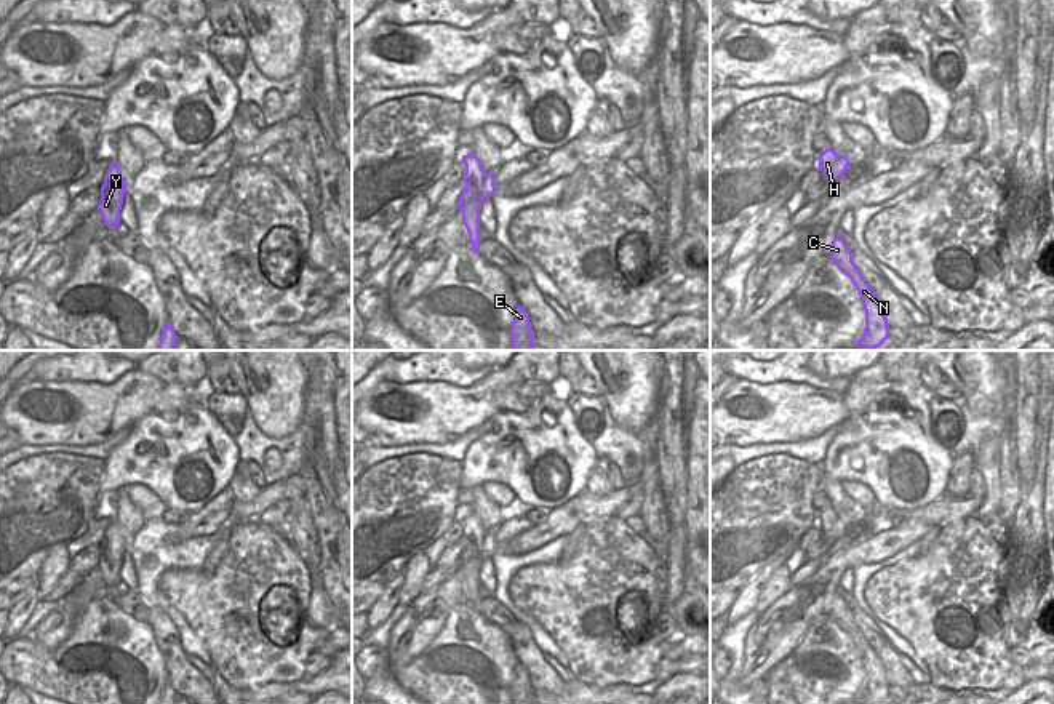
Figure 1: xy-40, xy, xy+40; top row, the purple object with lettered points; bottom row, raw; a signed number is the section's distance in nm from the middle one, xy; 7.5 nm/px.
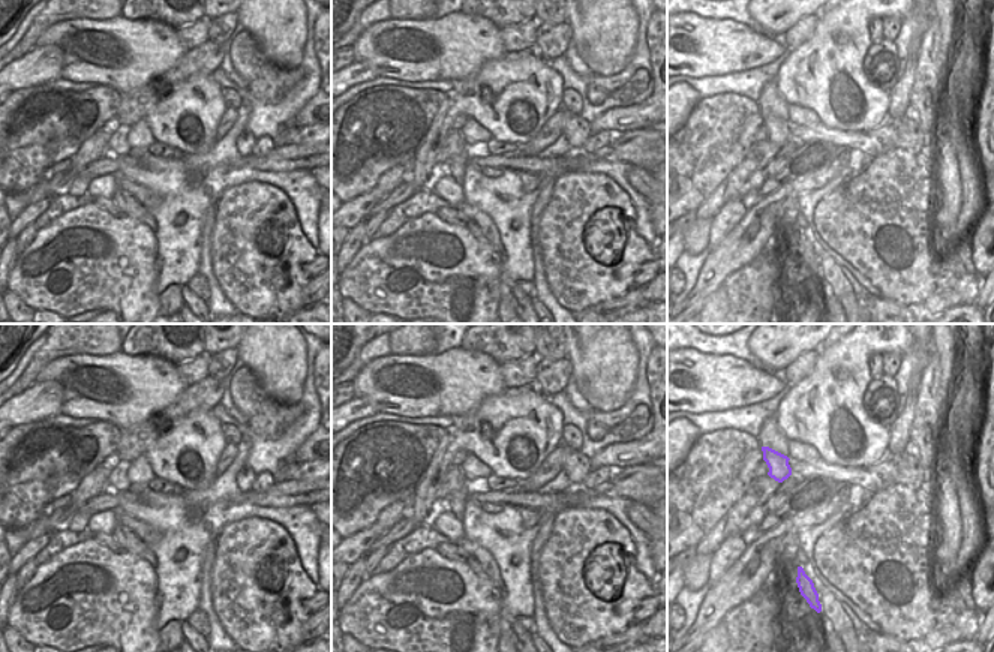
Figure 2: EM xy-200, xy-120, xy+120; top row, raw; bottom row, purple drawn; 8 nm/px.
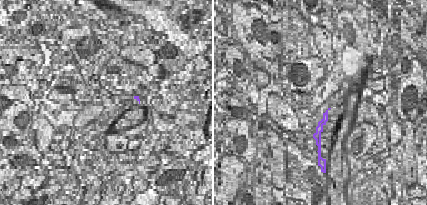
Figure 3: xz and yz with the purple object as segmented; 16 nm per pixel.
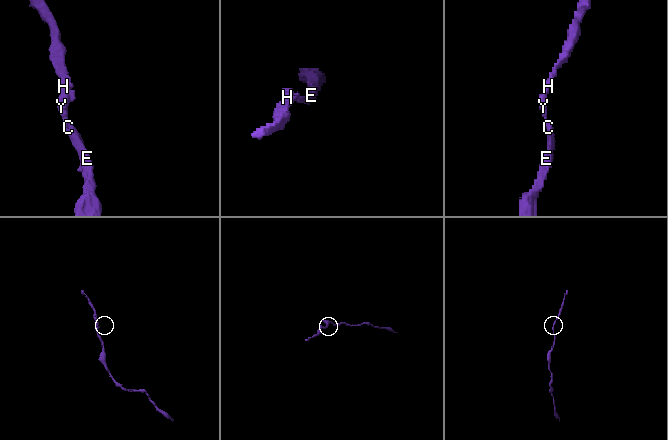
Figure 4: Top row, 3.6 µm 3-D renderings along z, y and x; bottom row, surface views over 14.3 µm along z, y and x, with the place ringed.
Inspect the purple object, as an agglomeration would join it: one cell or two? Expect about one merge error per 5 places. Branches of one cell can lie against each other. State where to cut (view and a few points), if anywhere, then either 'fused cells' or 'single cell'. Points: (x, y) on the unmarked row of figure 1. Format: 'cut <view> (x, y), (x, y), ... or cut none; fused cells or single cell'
cut none; single cell

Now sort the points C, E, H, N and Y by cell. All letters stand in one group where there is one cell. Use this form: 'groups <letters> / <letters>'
groups C E H N Y

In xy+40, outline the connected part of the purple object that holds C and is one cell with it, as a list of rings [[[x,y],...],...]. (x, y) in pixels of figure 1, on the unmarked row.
[[[835,594],[830,603],[830,614],[833,622],[851,637],[865,669],[865,686],[857,704],[881,704],[889,694],[889,683],[884,674],[880,658],[864,637],[862,630],[852,619],[851,606],[844,602],[840,594]]]

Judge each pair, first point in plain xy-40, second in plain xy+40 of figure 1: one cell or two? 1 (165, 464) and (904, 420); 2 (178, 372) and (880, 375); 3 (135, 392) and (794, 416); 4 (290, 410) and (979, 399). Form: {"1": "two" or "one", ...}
{"1": "one", "2": "two", "3": "one", "4": "one"}

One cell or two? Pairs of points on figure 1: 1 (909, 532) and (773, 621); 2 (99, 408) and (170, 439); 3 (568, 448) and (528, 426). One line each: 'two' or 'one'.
1: one
2: two
3: one

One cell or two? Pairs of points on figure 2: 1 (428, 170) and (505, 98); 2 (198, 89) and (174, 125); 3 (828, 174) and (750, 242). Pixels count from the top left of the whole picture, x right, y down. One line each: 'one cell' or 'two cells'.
1: one cell
2: one cell
3: one cell

